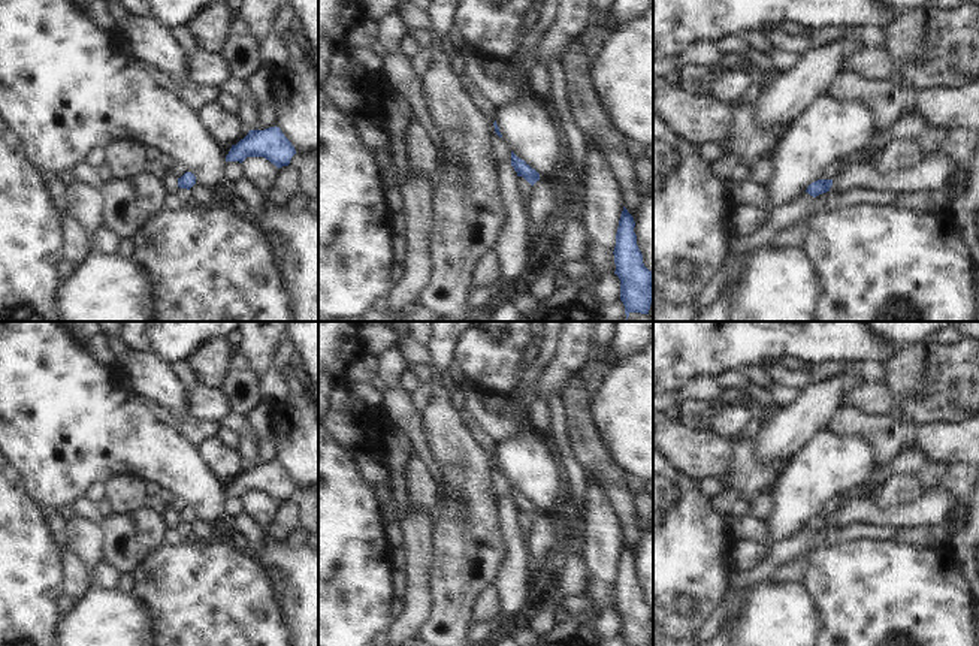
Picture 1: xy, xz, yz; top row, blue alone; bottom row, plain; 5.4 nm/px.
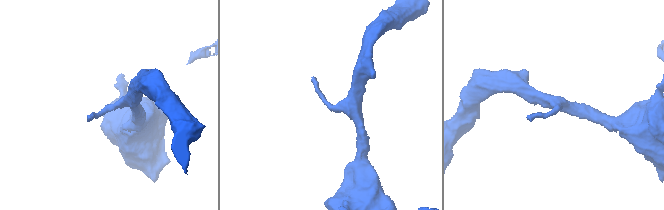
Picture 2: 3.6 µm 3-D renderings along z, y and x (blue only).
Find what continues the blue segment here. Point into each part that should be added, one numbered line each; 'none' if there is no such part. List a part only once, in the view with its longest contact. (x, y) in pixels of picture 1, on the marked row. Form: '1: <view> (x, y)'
none

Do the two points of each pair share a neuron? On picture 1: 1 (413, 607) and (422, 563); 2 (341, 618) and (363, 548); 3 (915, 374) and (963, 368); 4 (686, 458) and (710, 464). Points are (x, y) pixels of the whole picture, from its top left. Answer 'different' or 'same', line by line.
1: same
2: same
3: same
4: same

